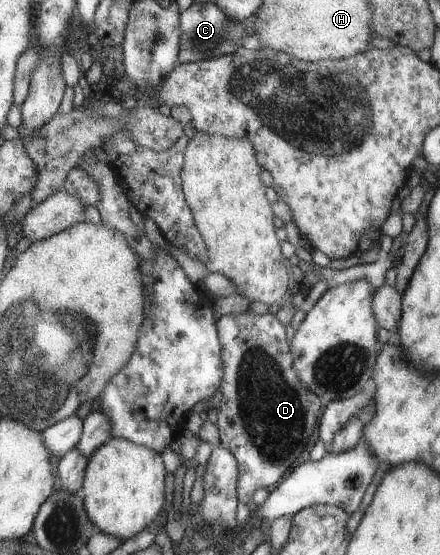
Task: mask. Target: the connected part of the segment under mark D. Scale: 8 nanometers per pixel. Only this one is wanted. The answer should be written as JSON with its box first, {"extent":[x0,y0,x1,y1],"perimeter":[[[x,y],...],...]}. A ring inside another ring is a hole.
{"extent":[215,311,320,506],"perimeter":[[[247,311],[245,313],[236,313],[235,315],[217,315],[216,317],[216,327],[218,338],[220,338],[220,343],[222,346],[222,360],[223,360],[223,376],[222,385],[220,392],[222,394],[222,399],[218,404],[217,409],[217,421],[215,425],[218,428],[219,434],[219,444],[228,449],[230,454],[233,454],[234,460],[237,464],[237,500],[245,505],[252,506],[251,496],[252,493],[258,488],[270,488],[274,486],[282,474],[294,464],[296,456],[302,452],[306,440],[304,438],[310,438],[312,430],[314,430],[314,424],[316,424],[316,416],[319,416],[318,410],[320,410],[320,400],[316,398],[314,391],[311,391],[299,378],[298,374],[294,368],[294,358],[291,352],[288,352],[288,344],[286,344],[286,332],[284,332],[284,326],[274,318],[270,316],[270,313],[264,314],[264,316],[256,316],[252,311]]]}

